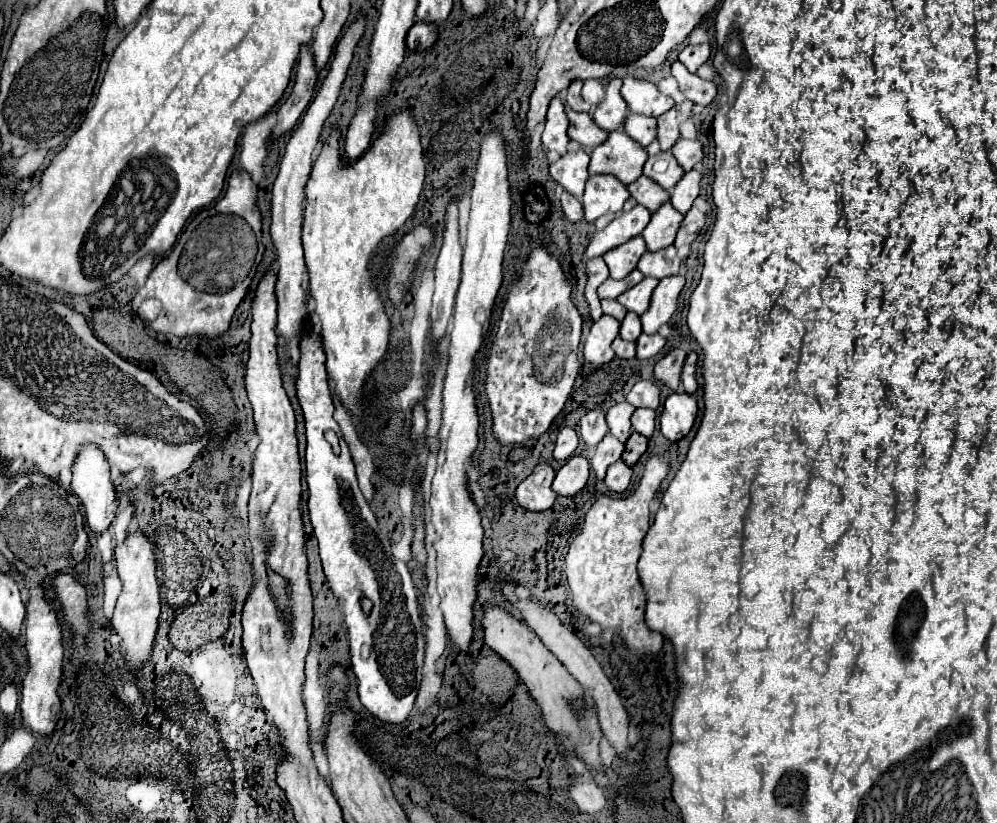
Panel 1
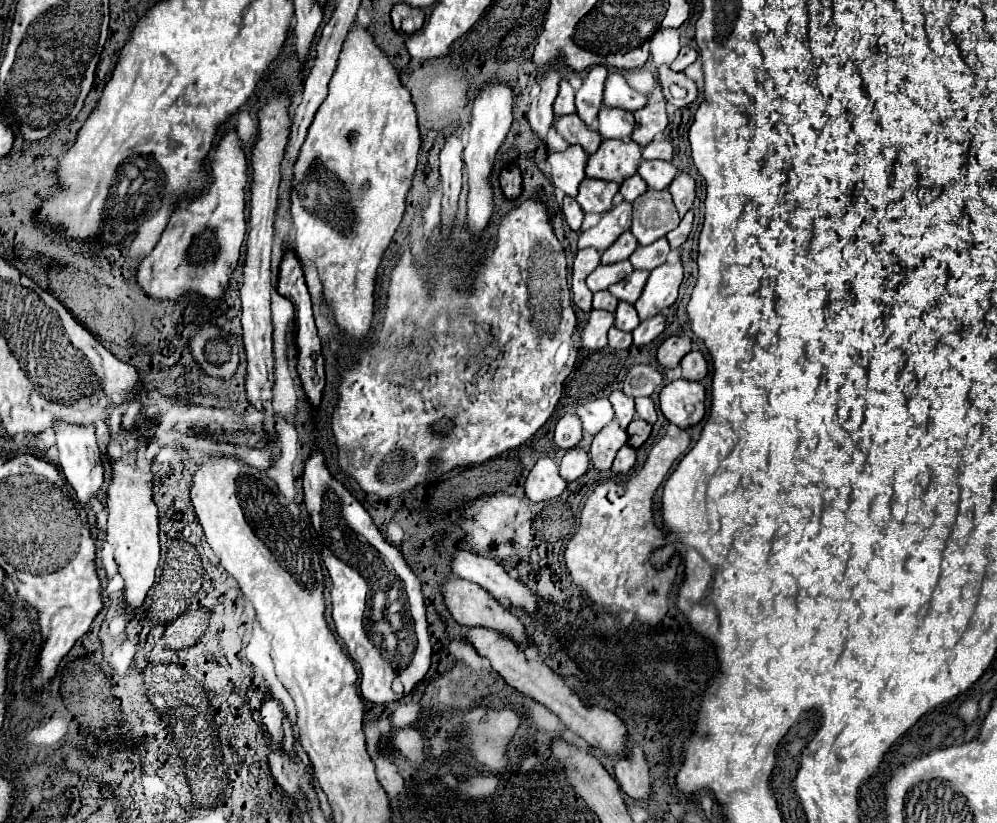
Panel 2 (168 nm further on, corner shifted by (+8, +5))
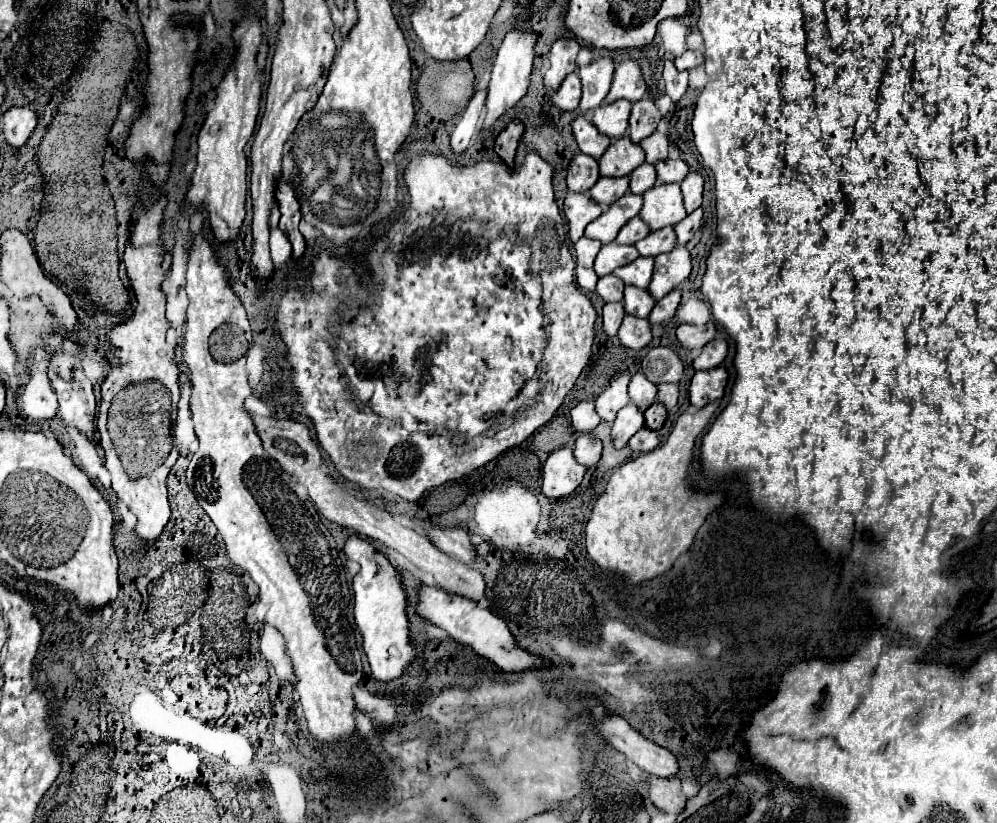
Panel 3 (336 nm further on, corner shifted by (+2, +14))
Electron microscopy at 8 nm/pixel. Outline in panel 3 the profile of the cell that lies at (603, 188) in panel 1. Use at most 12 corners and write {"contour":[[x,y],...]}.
{"contour":[[600,177],[588,195],[612,205],[628,191],[630,177]]}

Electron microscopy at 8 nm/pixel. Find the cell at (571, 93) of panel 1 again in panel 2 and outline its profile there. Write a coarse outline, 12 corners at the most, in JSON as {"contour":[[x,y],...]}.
{"contour":[[562,80],[554,114],[574,112],[574,88]]}

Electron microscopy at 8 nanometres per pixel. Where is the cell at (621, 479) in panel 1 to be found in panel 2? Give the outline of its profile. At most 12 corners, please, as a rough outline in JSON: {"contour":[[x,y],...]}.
{"contour":[[626,444],[618,450],[612,470],[628,472],[636,450]]}

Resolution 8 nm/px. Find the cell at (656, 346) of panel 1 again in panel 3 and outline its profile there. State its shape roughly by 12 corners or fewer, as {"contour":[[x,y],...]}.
{"contour":[[678,289],[654,305],[650,325],[670,321],[680,303]]}

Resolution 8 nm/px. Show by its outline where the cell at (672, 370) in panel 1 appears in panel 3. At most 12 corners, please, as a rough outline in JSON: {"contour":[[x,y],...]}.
{"contour":[[712,321],[706,325],[680,325],[676,339],[684,349],[700,349],[716,335]]}

